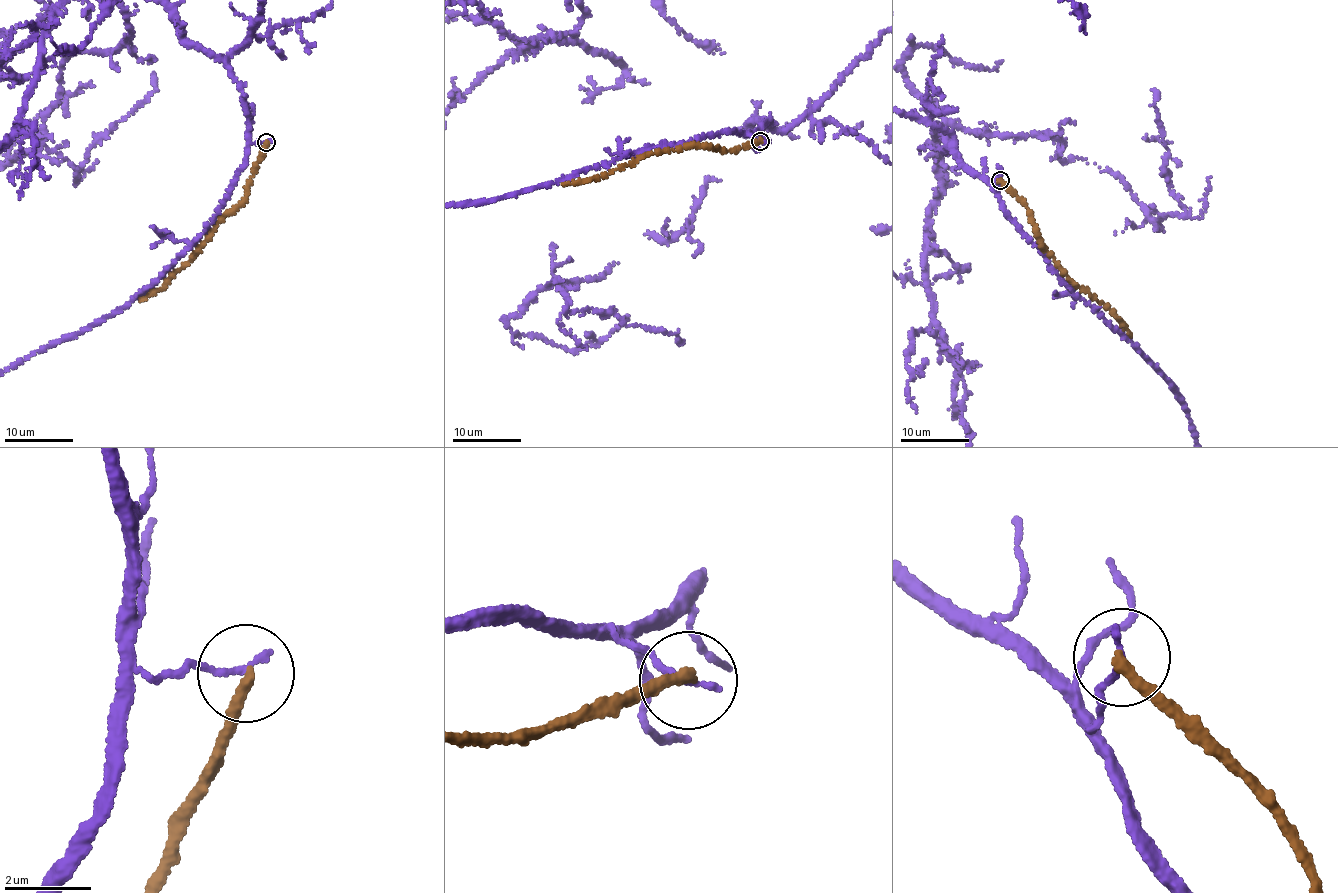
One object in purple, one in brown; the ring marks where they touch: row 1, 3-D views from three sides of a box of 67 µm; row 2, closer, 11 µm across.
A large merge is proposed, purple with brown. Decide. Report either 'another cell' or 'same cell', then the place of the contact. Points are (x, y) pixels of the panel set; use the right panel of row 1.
another cell | (1000, 180)

